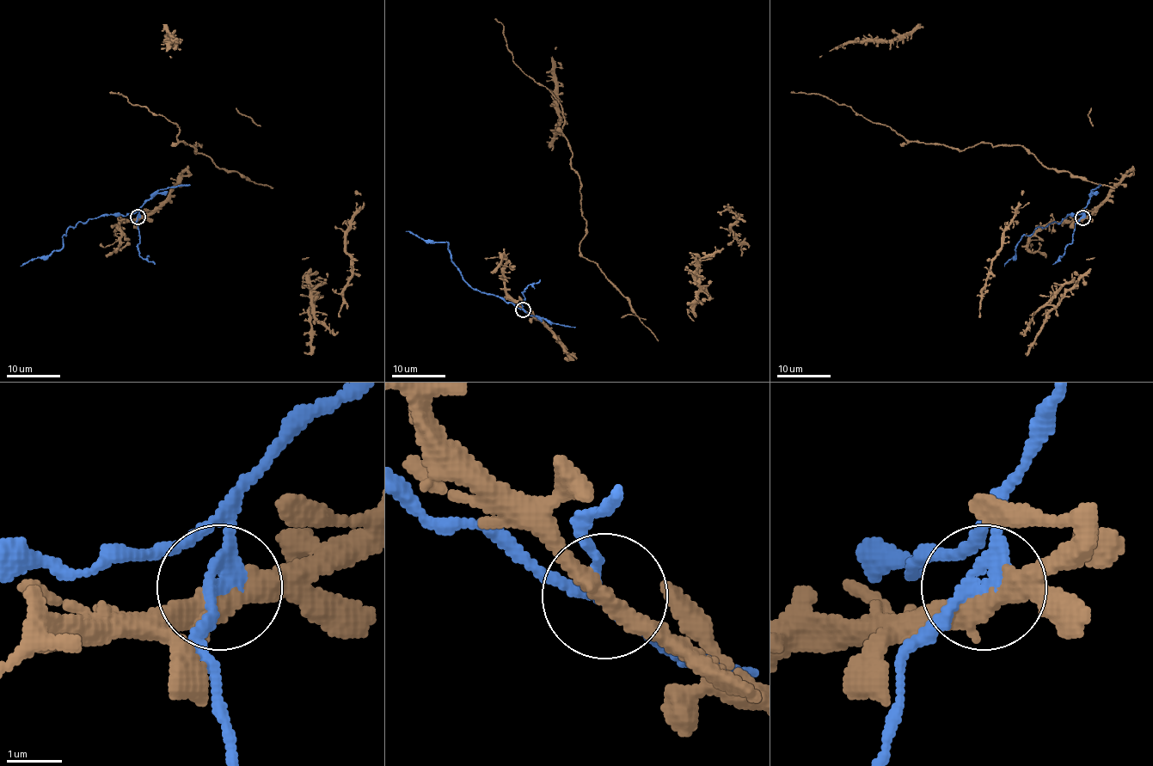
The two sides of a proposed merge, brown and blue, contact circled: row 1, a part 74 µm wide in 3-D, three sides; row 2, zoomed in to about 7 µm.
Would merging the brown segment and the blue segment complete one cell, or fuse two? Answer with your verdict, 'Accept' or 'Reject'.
Reject

